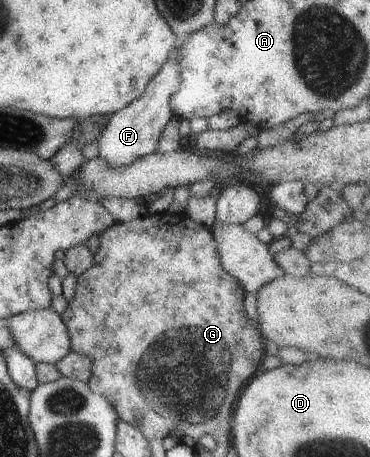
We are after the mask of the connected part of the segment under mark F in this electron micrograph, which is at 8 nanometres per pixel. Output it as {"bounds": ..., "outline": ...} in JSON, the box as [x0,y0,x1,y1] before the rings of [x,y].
{"bounds":[97,55,180,169],"outline":[[[171,55],[158,73],[148,81],[138,99],[109,115],[107,123],[98,135],[97,157],[100,157],[108,167],[118,169],[118,167],[128,167],[138,157],[155,152],[161,131],[172,117],[168,99],[178,89],[178,83],[180,83],[180,65],[176,57]]]}

